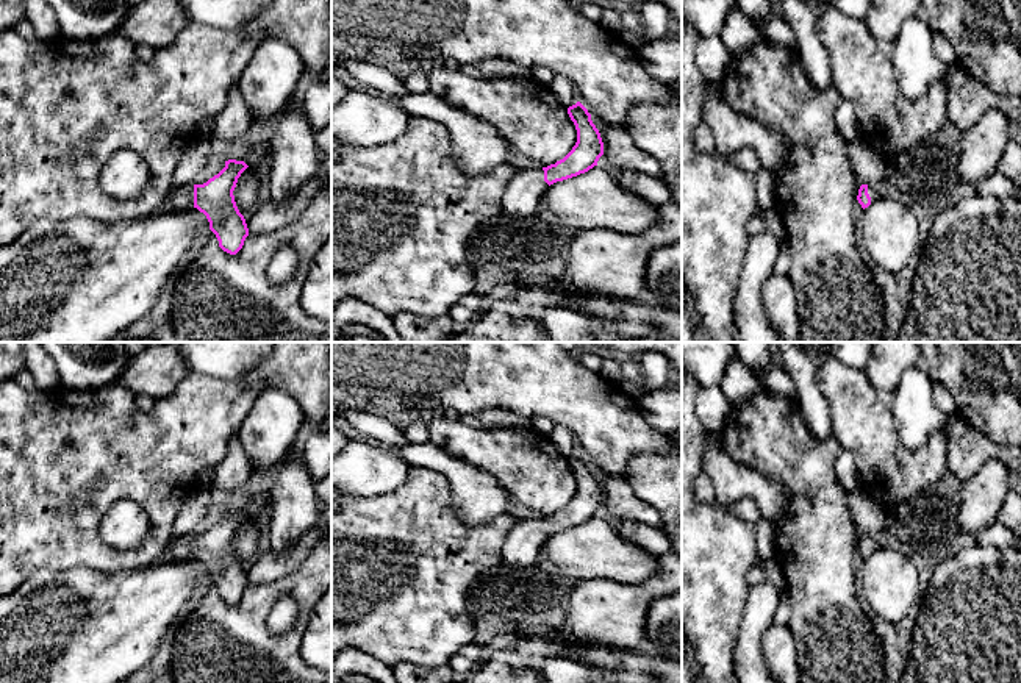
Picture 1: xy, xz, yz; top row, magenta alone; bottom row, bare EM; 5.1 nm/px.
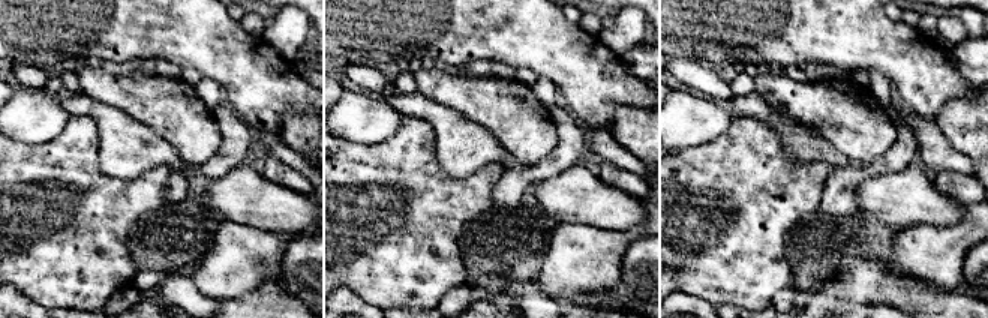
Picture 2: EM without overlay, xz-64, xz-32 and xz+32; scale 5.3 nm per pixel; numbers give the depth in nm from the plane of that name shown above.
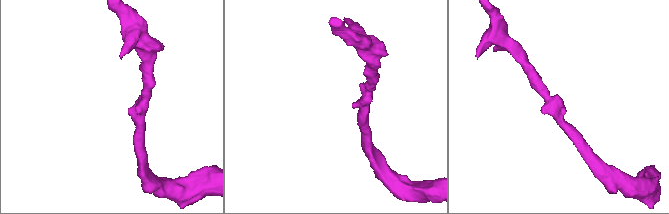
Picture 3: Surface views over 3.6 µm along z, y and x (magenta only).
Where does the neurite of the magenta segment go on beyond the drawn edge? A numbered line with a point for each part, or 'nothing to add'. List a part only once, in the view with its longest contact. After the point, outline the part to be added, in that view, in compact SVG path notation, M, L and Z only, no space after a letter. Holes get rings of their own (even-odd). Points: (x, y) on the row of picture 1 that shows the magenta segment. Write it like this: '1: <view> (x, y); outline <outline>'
1: xy (179, 197); outline M172 186L169 195L164 198L161 205L161 209L177 211L180 208L188 206L194 206L194 186Z

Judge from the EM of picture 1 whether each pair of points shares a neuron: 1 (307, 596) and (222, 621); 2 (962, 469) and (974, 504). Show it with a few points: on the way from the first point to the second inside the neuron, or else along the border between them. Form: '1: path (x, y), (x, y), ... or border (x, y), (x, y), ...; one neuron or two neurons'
1: path (286, 586), (269, 593), (243, 619); one neuron
2: border (998, 460), (990, 458), (963, 483); two neurons

